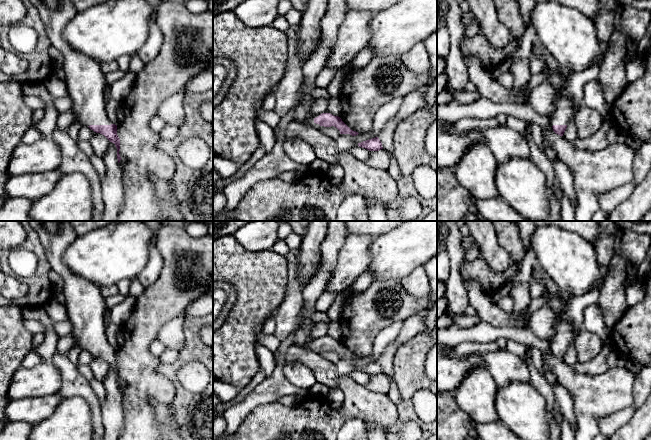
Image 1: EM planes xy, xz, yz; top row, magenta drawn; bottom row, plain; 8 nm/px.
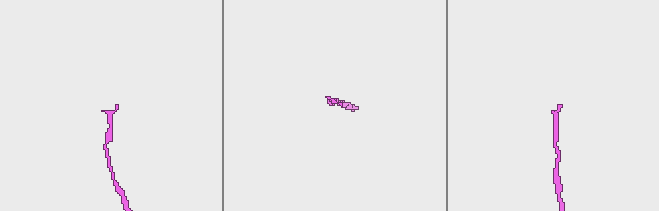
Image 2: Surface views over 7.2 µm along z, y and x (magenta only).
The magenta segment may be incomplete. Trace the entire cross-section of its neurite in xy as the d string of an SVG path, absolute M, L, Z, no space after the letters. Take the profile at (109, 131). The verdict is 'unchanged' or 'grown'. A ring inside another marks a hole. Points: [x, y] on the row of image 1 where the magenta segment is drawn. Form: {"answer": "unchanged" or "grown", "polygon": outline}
{"answer": "grown", "polygon": "M26 0L30 2L38 11L44 24L47 37L51 45L57 48L62 56L62 67L64 69L64 82L68 91L68 96L72 99L73 107L71 112L82 126L87 126L96 133L104 135L117 148L118 163L121 160L120 139L117 135L117 125L113 124L106 112L106 102L104 90L107 85L106 75L101 69L101 65L83 53L72 49L62 37L62 32L67 24L78 13L71 0Z"}

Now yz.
{"answer": "grown", "polygon": "M545 64L543 73L547 75L546 83L552 85L556 91L554 100L554 111L551 115L550 122L553 131L563 136L569 120L575 115L575 103L569 95L562 93L565 85L566 75L553 70Z"}

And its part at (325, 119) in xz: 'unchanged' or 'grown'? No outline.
grown

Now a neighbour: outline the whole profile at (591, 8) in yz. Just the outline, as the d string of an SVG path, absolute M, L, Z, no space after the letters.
M534 0L540 1L554 1L567 7L572 7L579 10L590 19L594 19L600 12L599 0Z

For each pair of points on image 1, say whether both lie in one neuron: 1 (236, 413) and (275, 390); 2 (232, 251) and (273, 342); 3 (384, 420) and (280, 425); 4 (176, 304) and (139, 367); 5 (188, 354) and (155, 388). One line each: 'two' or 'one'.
1: one
2: two
3: one
4: one
5: two

